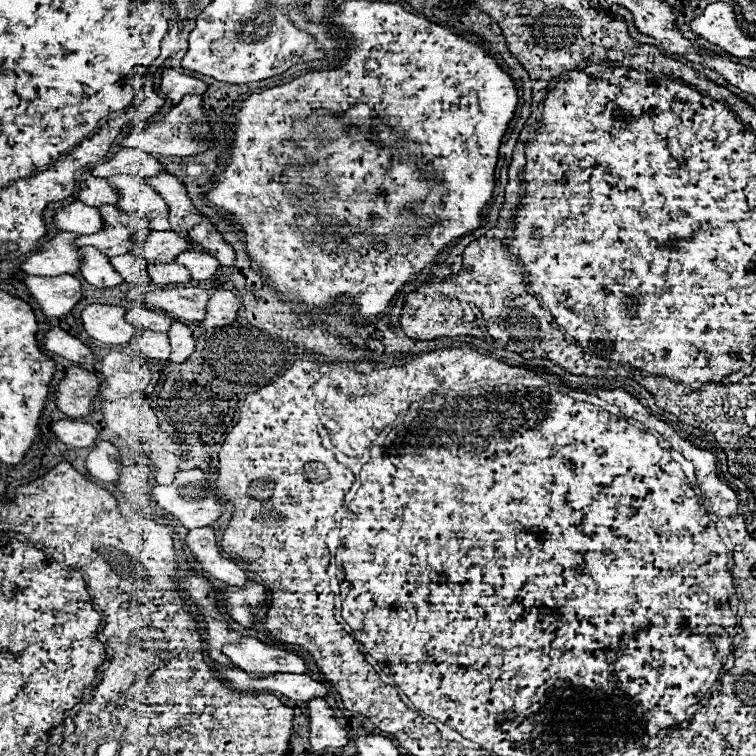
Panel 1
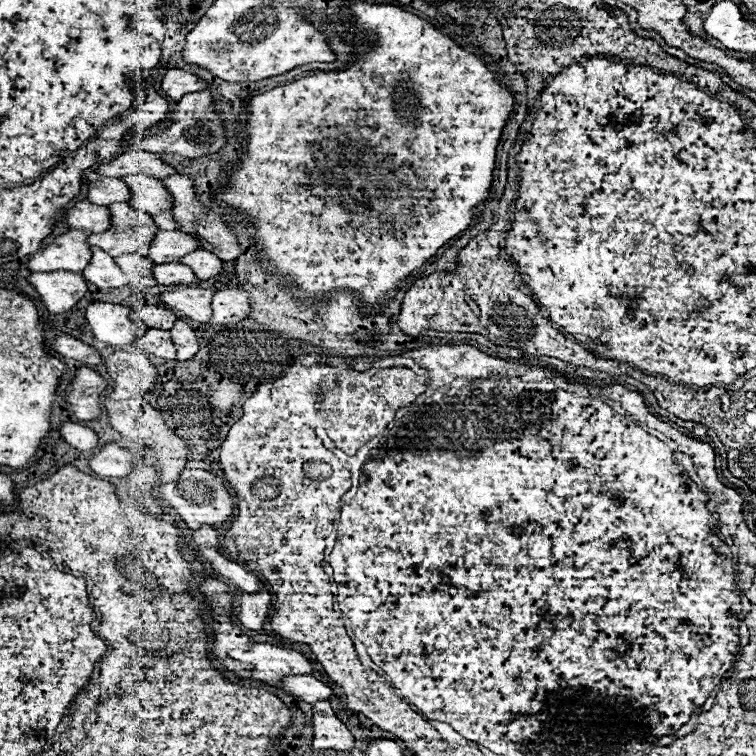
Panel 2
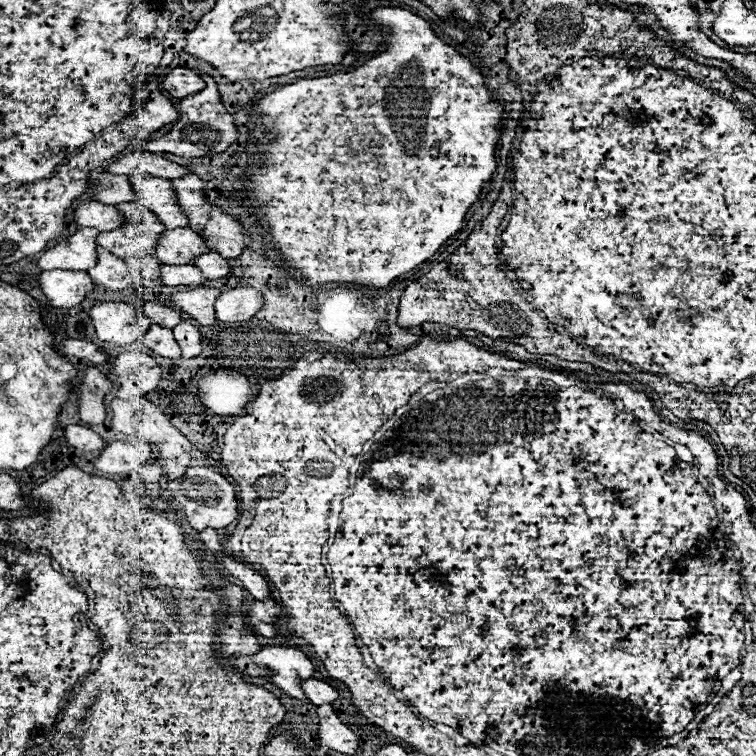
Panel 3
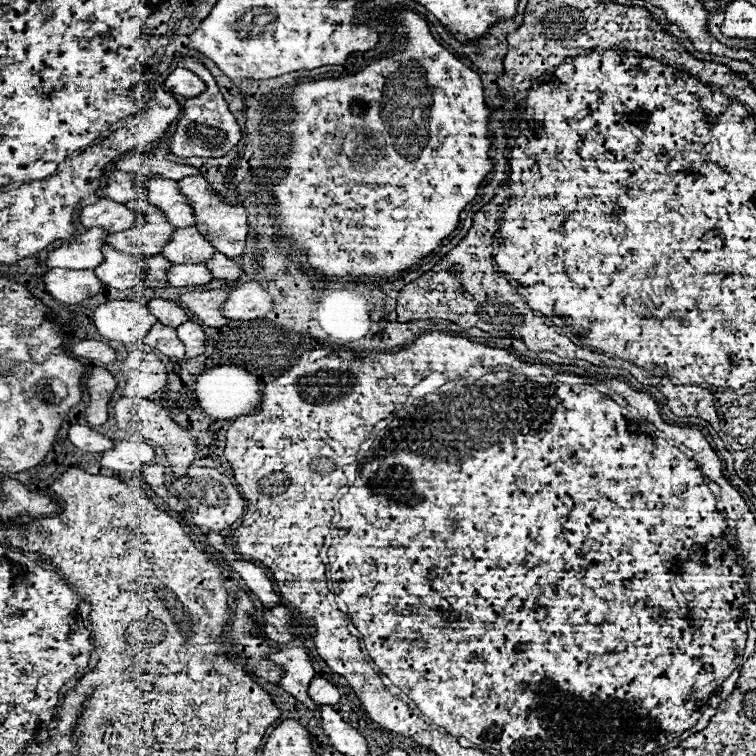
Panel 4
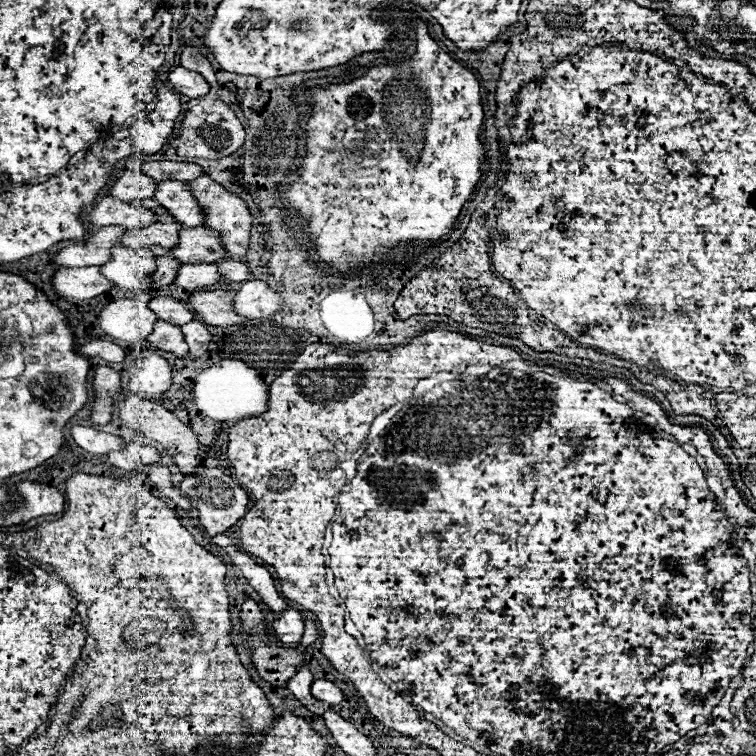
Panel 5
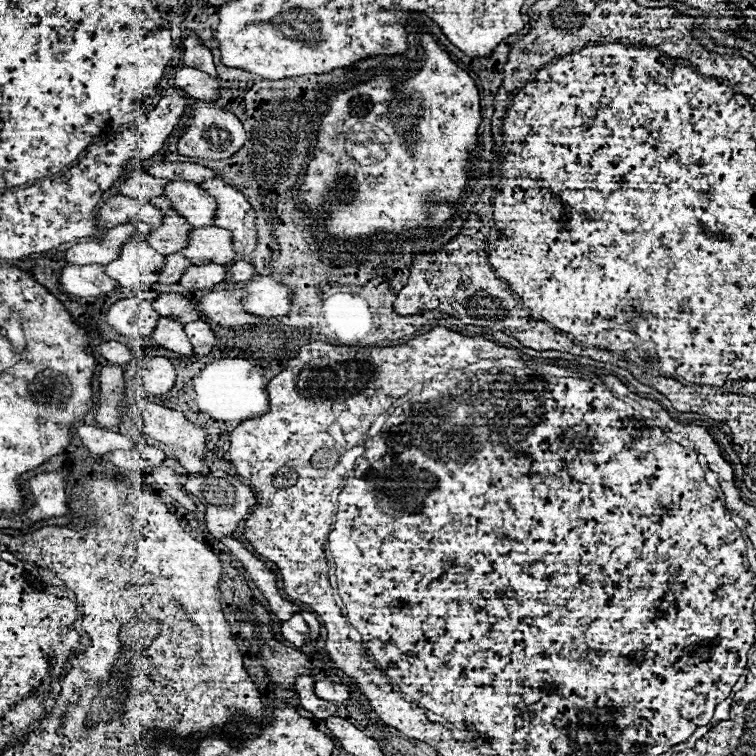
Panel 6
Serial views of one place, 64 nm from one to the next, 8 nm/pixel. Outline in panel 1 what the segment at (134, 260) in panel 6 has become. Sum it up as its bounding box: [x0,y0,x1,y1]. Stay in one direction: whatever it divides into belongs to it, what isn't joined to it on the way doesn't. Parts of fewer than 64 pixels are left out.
[80,248,124,288]

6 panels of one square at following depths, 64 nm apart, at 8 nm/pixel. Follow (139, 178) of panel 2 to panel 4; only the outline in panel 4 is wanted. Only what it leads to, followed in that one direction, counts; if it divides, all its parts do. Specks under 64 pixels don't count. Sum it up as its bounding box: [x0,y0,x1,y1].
[148,180,194,228]

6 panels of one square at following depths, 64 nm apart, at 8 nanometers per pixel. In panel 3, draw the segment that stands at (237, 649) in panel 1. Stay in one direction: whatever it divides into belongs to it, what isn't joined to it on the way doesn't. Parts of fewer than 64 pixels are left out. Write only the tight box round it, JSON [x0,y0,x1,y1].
[250,646,314,700]

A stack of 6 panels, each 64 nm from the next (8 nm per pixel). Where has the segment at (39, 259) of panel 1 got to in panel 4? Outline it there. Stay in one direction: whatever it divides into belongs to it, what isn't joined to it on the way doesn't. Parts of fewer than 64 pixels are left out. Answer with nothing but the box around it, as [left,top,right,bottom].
[46,228,112,270]

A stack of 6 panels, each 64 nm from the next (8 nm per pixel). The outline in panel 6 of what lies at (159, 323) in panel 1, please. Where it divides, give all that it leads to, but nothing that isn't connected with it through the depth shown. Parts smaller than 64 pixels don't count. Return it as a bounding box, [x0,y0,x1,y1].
[154,294,202,324]

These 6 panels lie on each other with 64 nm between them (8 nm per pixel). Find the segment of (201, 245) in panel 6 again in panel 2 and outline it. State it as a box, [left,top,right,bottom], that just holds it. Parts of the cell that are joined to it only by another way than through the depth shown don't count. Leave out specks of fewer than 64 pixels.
[148,232,200,264]

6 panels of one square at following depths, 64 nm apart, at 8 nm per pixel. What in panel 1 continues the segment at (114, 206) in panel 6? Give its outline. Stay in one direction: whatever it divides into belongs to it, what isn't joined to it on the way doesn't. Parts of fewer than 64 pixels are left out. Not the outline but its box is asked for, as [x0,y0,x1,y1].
[54,202,102,234]

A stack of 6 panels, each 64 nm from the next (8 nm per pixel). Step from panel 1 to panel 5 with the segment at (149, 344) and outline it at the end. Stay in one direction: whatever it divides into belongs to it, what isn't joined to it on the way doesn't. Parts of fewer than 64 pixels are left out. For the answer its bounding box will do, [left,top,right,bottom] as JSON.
[148,320,188,358]

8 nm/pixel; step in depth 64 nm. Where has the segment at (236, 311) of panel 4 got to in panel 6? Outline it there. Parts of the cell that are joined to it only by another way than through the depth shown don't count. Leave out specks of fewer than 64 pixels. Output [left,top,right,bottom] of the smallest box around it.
[242,276,292,318]

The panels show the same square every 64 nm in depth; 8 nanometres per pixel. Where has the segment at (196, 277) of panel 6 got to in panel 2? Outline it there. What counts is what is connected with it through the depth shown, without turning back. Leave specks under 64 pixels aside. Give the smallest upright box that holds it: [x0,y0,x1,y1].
[154,264,196,286]

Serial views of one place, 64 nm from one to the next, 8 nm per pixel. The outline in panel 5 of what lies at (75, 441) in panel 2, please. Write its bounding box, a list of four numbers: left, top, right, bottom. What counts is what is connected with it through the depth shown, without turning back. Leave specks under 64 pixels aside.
[70,426,124,454]

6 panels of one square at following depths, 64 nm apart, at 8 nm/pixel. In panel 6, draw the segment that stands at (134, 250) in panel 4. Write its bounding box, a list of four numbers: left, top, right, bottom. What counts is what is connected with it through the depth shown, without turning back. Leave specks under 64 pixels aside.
[144,196,194,256]

